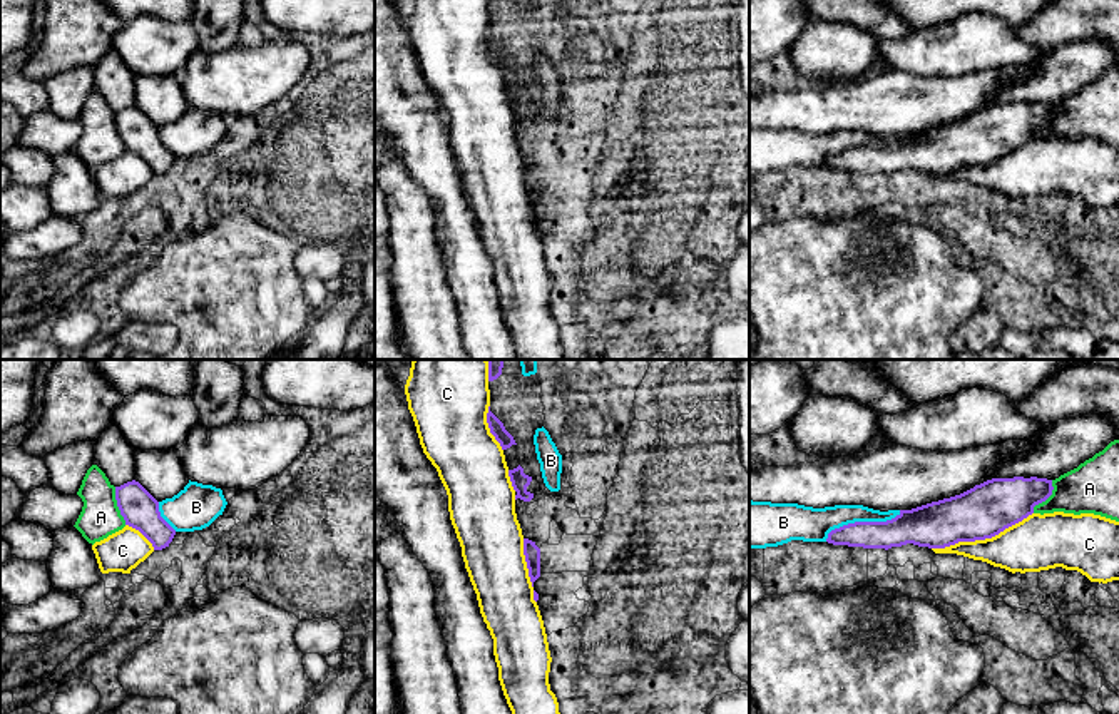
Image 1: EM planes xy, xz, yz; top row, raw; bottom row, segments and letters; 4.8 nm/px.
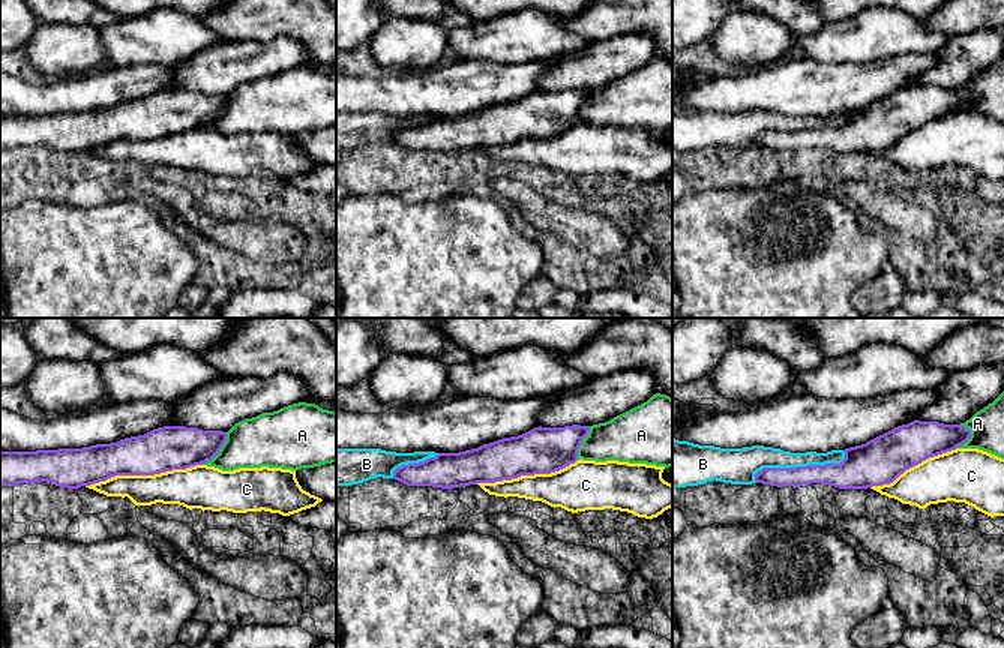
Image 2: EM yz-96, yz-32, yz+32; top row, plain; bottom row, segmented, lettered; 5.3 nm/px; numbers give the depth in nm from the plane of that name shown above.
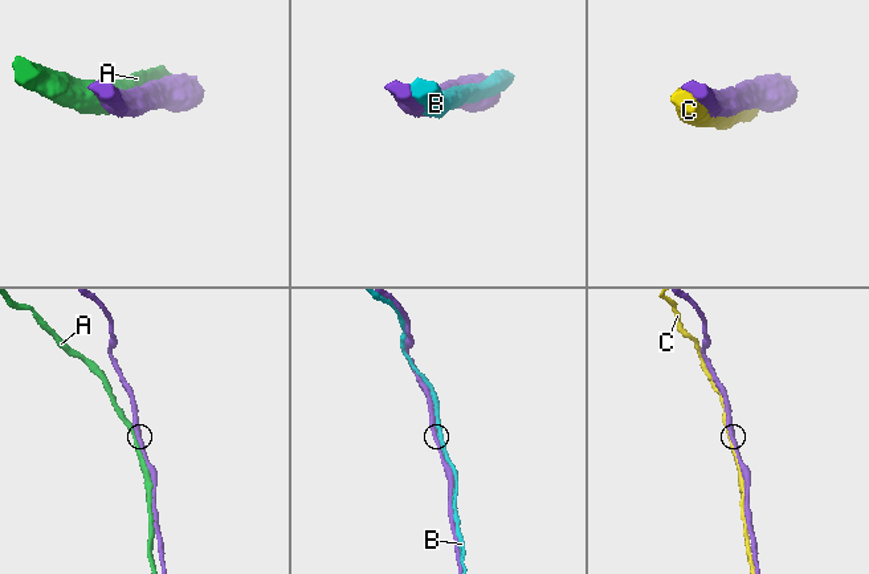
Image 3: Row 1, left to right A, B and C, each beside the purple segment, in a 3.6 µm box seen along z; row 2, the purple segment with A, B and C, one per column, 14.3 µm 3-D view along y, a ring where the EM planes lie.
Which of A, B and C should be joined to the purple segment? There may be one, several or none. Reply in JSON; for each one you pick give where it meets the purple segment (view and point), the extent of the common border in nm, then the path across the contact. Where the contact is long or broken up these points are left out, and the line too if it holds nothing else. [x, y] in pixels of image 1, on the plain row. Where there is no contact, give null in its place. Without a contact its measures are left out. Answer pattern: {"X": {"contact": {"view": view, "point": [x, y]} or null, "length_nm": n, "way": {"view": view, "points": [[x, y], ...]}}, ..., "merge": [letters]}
{"merge": []}

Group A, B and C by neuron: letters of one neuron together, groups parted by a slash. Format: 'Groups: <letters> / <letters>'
Groups: A / B / C

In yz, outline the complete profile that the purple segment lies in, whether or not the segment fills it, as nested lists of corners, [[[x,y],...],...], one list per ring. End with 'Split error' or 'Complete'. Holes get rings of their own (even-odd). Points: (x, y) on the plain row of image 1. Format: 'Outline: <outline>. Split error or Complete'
Outline: [[[992,104],[973,114],[938,127],[932,127],[900,139],[887,147],[855,147],[835,154],[826,167],[833,171],[892,174],[913,169],[928,174],[945,174],[958,167],[985,166],[1022,147],[1034,139],[1034,132],[1052,120],[1052,105],[1047,104]]]. Complete

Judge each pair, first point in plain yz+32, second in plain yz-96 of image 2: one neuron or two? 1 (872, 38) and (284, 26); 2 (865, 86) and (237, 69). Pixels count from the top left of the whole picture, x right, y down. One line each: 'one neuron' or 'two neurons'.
1: two neurons
2: two neurons

